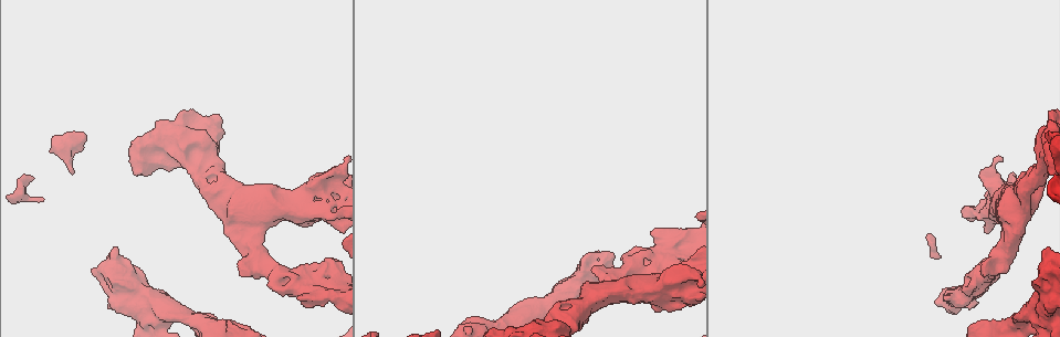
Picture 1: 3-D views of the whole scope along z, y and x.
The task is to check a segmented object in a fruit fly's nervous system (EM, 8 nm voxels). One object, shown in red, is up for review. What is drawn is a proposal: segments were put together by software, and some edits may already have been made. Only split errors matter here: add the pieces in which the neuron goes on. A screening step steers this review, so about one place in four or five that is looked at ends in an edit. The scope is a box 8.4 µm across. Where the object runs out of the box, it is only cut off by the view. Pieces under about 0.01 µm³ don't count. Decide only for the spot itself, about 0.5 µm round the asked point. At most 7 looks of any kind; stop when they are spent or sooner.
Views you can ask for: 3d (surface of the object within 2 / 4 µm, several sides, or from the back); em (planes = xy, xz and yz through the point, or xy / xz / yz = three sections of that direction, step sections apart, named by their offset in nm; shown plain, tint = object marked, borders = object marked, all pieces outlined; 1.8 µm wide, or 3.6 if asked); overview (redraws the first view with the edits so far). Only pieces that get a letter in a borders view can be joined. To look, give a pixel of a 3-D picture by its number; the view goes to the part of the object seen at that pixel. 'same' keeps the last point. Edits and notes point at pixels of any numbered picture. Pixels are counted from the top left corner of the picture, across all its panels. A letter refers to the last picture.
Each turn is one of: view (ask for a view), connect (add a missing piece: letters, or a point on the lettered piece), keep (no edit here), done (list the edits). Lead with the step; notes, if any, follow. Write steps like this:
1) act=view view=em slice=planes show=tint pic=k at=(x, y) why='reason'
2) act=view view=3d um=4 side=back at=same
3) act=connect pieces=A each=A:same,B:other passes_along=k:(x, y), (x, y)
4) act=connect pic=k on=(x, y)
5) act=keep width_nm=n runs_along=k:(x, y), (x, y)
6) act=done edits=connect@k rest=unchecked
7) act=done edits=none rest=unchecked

act=view view=em slice=planes show=borders pic=1 at=(542, 307) why='side arm on a straight run'

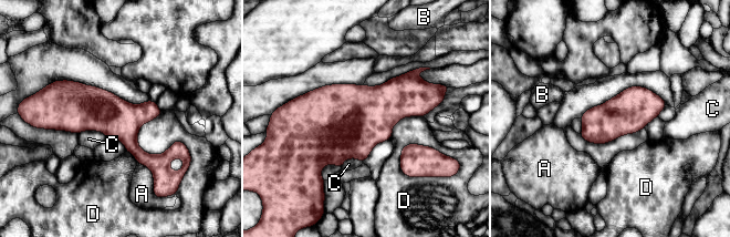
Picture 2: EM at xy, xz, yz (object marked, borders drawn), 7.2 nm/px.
act=keep each=A:other,B:other,C:other,D:other border=2:(77, 133), (101, 131), (107, 137) found='no lettered piece goes on from it'

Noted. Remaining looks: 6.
act=view view=em um=3.6 slice=yz step=4 show=tint pic=1 at=(280, 272) why='thick turns thin'

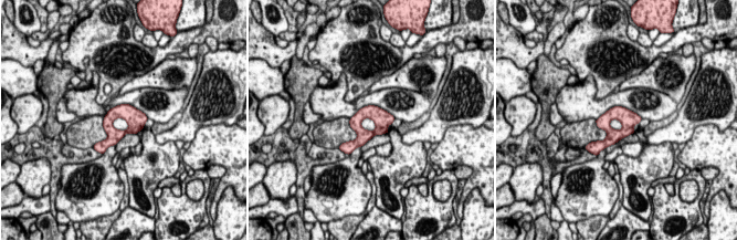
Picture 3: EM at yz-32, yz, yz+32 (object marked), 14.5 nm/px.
act=view view=em um=3.6 slice=planes show=borders at=same why='cut it another way'

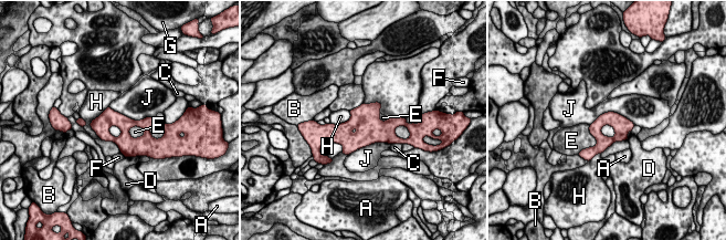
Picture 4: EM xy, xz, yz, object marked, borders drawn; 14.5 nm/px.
act=keep each=A:other,B:other,C:other,D:other,E:other,F:other,G:other,H:other,J:other border=4:(589, 124), (617, 112), (634, 125) found='none of them fits'

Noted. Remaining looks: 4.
act=view view=3d um=4 side=back pic=1 at=(479, 317) why='stops while still wide'

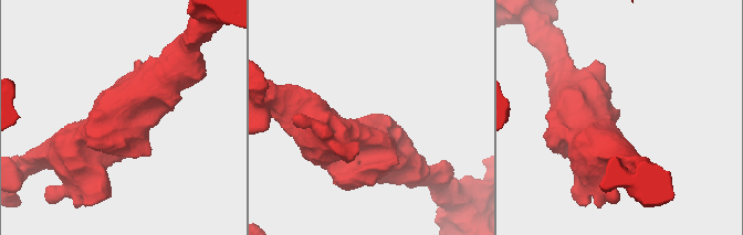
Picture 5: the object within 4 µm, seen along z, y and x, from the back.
act=view view=em um=3.6 slice=yz step=4 show=tint pic=5 at=(371, 117) why='shape alone is not enough'

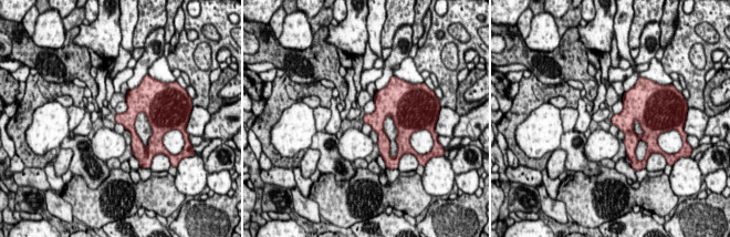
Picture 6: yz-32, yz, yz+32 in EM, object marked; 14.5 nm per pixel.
act=view view=em um=3.6 slice=planes show=borders at=same why='cut it another way'

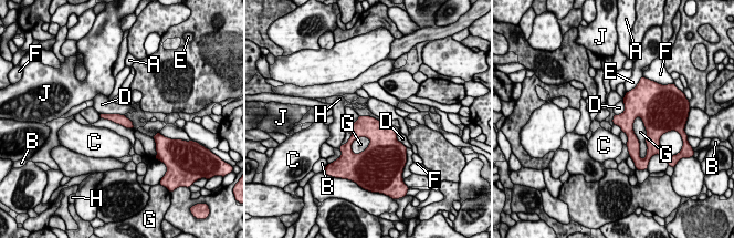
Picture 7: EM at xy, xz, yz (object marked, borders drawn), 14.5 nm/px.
act=keep each=A:other,B:other,C:other,D:other,E:other,F:other,G:other,H:other,J:other border=7:(100, 113), (118, 113), (124, 115) found='none of them fits'

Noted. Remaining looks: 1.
act=done edits=none rest=unchecked

